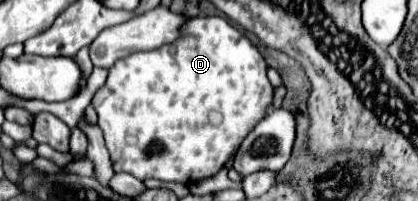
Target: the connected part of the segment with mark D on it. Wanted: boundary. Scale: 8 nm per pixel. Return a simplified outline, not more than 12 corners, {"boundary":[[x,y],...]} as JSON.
{"boundary":[[219,16],[109,68],[115,172],[219,174],[273,102]]}

